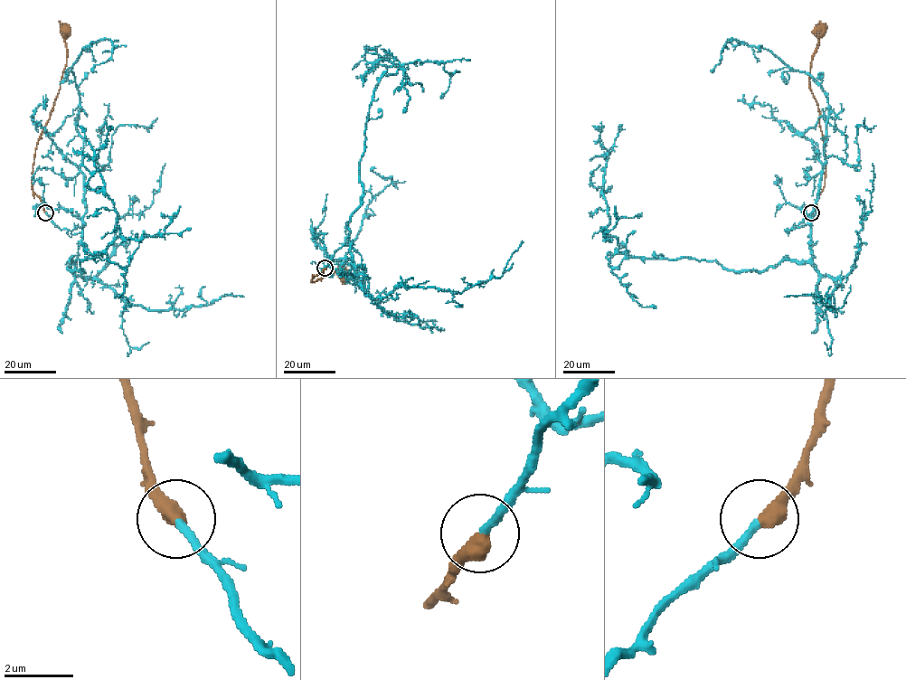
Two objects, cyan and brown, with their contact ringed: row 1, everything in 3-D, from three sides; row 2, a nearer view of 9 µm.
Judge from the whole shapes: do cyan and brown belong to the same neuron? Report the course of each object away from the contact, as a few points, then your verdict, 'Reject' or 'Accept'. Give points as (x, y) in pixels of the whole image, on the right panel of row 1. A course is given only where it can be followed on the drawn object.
Course of cyan: (810, 212), (785, 230), (810, 226), (810, 259), (762, 271), (623, 254), (607, 226), (601, 122). Course of brown: (811, 212), (825, 181), (825, 149), (819, 109), (809, 85), (811, 59), (821, 30). Accept

